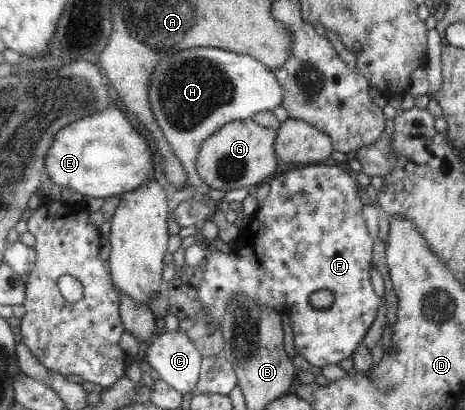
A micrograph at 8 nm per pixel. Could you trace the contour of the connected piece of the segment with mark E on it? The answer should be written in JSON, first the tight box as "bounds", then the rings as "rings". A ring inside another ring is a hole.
{"bounds":[45,107,155,199],"rings":[[[116,107],[105,108],[63,127],[46,152],[45,170],[53,183],[67,185],[86,199],[113,197],[136,191],[149,179],[155,179],[153,153],[149,143]]]}

